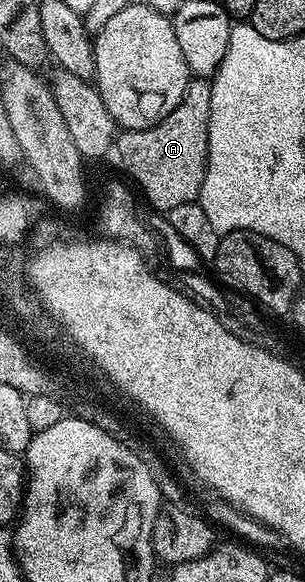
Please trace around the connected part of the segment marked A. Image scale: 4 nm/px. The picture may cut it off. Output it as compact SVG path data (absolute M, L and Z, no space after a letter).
M206 78L191 79L188 90L184 94L184 98L180 102L180 106L176 106L176 110L172 110L172 114L168 114L168 118L164 118L156 126L145 128L144 130L136 130L135 132L129 130L122 130L116 136L116 152L122 155L122 164L130 171L130 176L136 183L142 187L142 192L146 195L146 200L154 208L159 208L162 214L169 213L172 206L184 206L185 204L195 203L198 199L198 192L201 190L202 185L206 182L206 163L208 162L208 118L212 110L212 90L210 89L211 81Z

